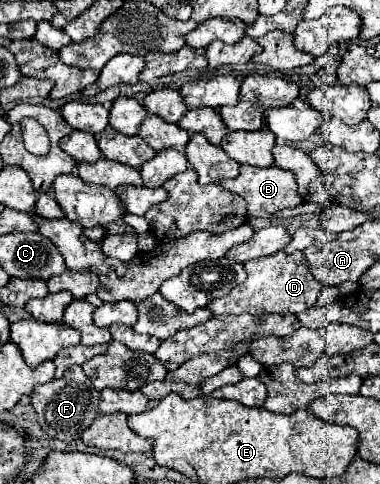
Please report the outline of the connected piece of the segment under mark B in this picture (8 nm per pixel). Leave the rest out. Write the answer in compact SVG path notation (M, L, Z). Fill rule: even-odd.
M240 165L240 175L234 179L224 179L220 183L224 189L230 189L246 199L248 203L248 215L250 217L272 217L276 211L286 207L296 207L302 203L296 187L296 179L290 171L284 171L280 167L252 167L252 165Z

